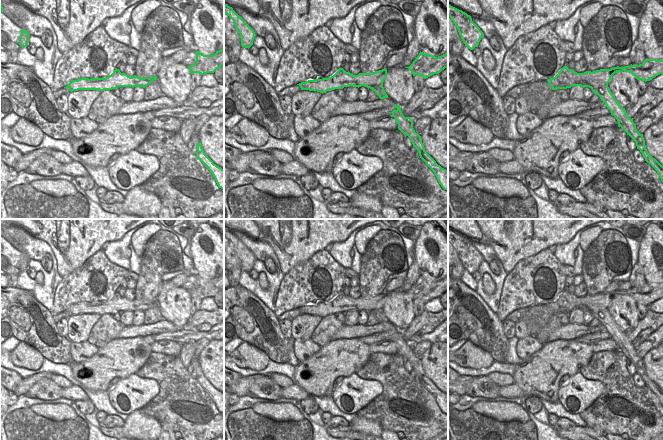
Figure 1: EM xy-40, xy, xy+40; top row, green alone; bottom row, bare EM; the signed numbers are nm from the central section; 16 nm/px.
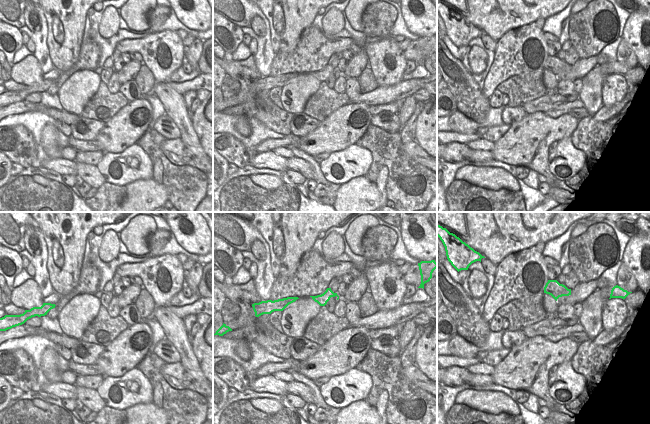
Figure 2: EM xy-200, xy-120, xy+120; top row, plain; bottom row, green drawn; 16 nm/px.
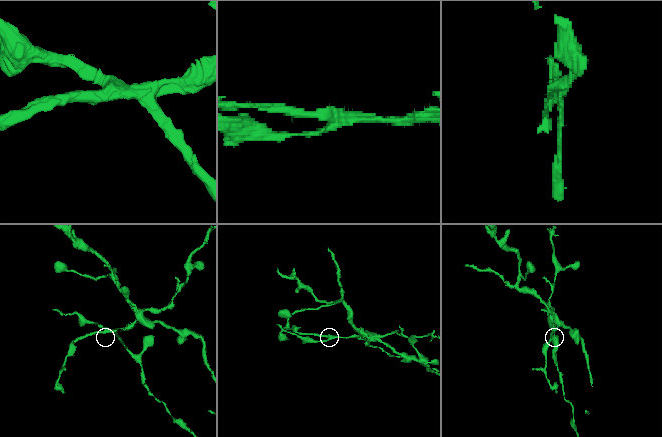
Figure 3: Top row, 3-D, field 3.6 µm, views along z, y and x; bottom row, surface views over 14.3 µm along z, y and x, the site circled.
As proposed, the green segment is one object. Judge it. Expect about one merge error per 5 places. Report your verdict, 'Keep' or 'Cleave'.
Cleave.

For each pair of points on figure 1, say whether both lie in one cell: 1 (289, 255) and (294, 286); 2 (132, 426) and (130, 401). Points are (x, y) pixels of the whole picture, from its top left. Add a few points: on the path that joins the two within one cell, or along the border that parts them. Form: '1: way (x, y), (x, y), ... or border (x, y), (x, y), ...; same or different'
1: border (311, 256), (305, 261), (294, 265), (284, 275); different
2: border (140, 408), (128, 415); different

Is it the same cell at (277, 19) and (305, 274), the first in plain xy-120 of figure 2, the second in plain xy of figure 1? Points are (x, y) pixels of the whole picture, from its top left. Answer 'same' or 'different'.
different

